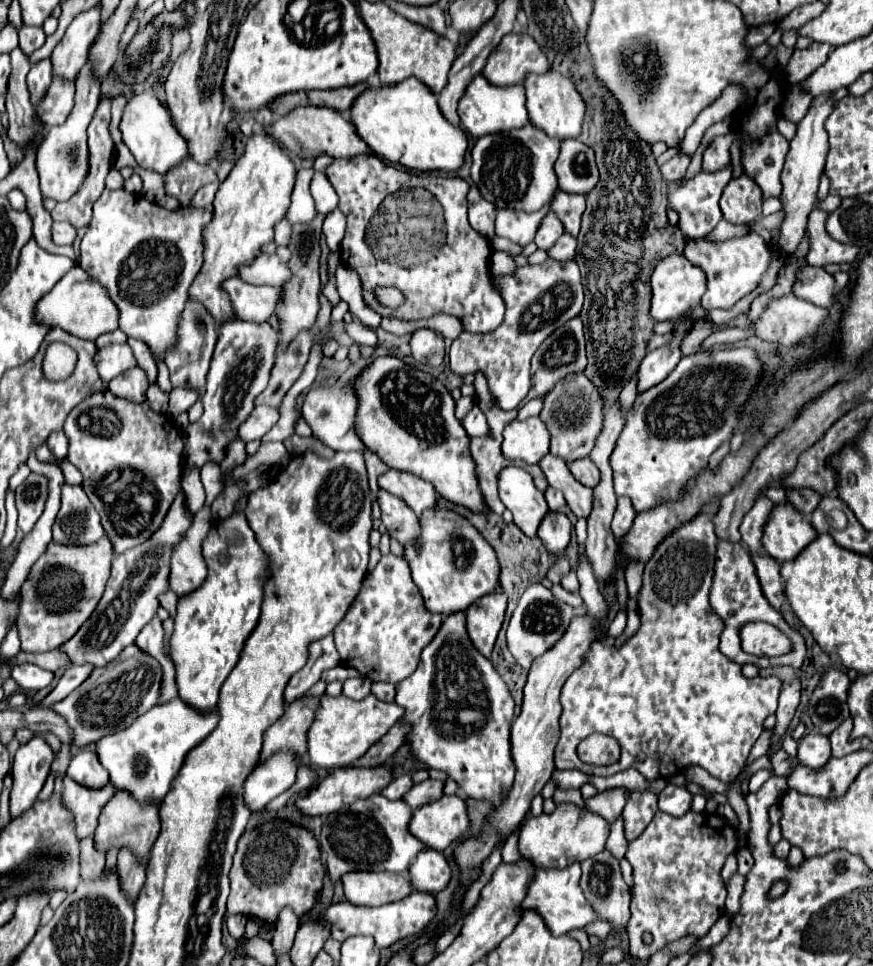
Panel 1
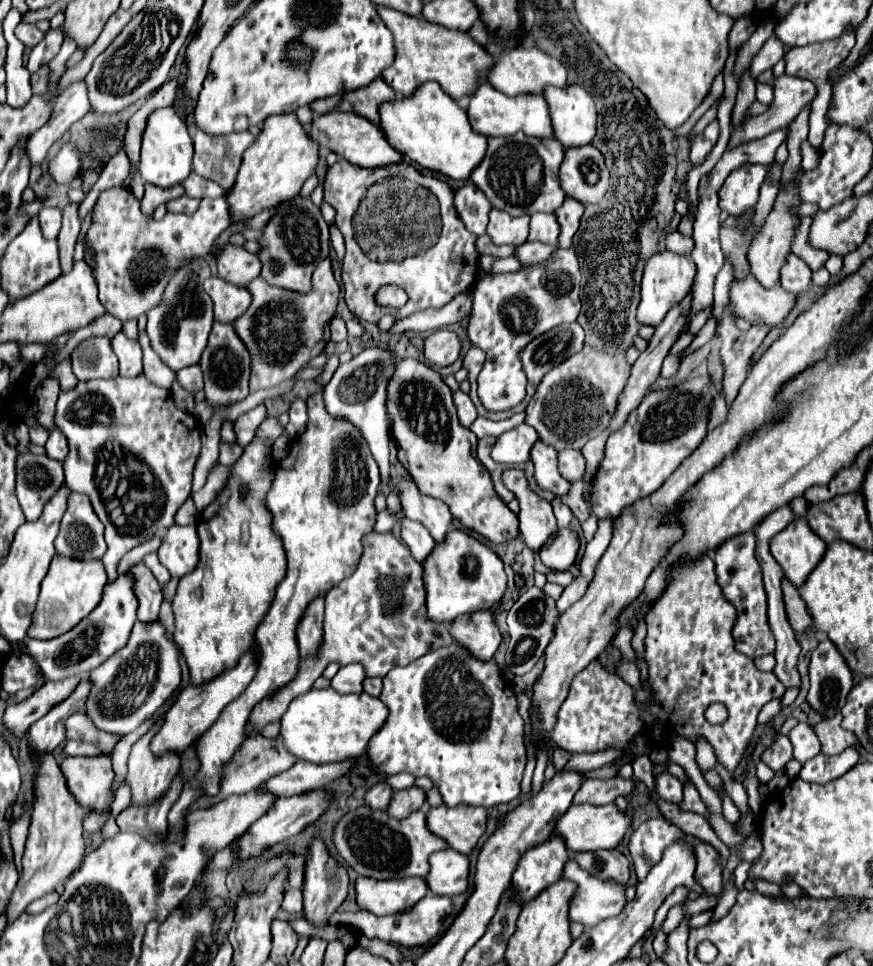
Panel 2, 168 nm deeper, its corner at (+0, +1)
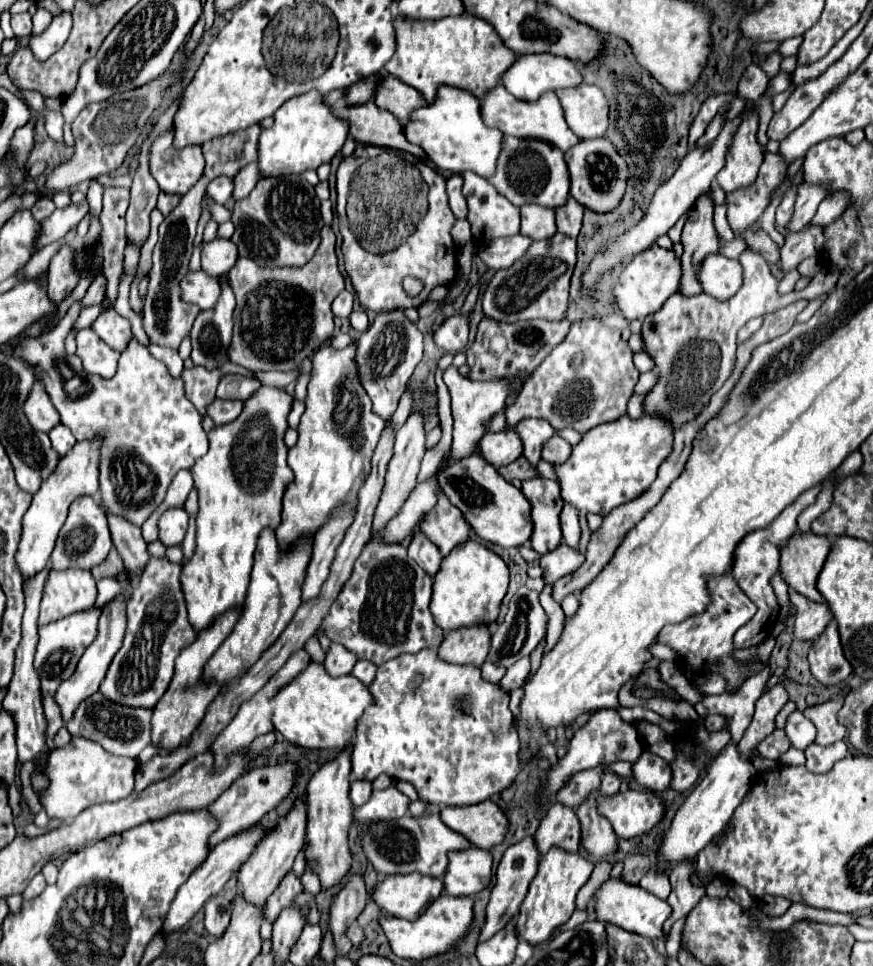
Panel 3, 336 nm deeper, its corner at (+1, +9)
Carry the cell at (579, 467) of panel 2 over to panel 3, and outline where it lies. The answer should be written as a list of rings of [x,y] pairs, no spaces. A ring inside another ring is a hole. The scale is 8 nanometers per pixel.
[[[553,436],[545,446],[543,446],[543,460],[551,462],[551,464],[561,464],[561,460],[569,460],[569,452],[571,452],[571,444],[565,442],[561,436]]]

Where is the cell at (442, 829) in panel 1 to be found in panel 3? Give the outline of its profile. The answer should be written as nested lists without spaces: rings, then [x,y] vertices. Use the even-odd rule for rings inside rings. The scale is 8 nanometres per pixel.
[[[491,800],[471,806],[447,806],[439,810],[439,816],[451,830],[463,834],[473,846],[483,850],[499,844],[509,826],[501,808]]]

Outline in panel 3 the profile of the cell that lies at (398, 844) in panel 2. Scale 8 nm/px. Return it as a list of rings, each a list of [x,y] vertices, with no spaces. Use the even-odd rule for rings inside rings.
[[[427,814],[421,818],[403,816],[401,820],[369,822],[361,828],[361,848],[367,862],[379,874],[411,874],[421,872],[425,876],[441,878],[447,868],[447,852],[469,848],[469,840],[451,828],[447,828],[439,814]]]

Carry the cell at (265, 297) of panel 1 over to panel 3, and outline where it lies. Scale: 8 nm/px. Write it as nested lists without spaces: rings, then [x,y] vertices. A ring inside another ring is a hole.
[[[203,270],[199,272],[189,272],[181,280],[181,290],[183,290],[183,300],[197,304],[201,310],[213,308],[221,296],[221,282],[219,278],[213,278],[205,274]]]

